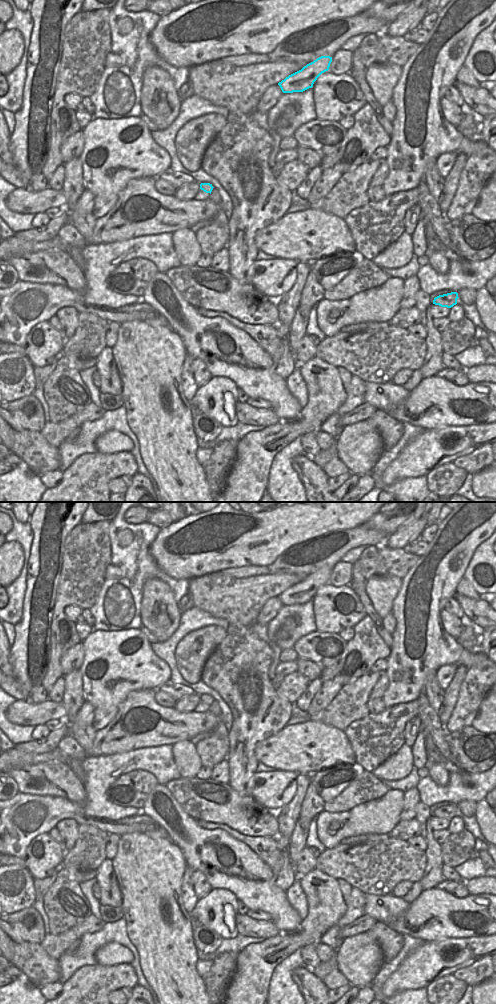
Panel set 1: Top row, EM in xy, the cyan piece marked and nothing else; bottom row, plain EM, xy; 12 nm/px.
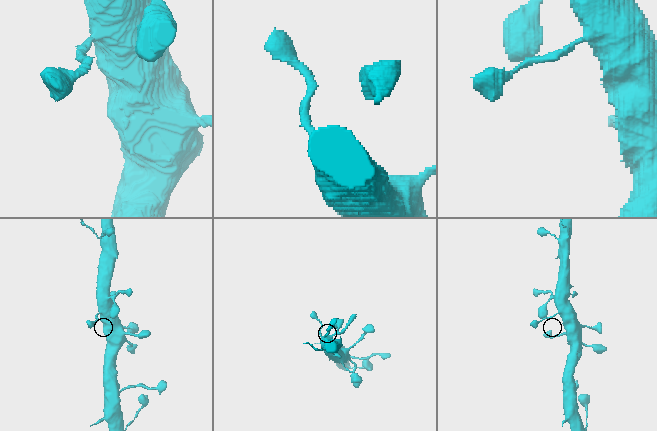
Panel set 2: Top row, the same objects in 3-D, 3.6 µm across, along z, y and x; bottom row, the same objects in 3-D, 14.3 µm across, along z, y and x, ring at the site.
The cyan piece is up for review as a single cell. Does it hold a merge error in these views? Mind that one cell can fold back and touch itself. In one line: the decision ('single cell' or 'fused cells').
single cell

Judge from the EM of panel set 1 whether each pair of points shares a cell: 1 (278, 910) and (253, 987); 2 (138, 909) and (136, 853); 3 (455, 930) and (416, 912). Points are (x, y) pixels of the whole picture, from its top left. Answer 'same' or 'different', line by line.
1: different
2: same
3: same

